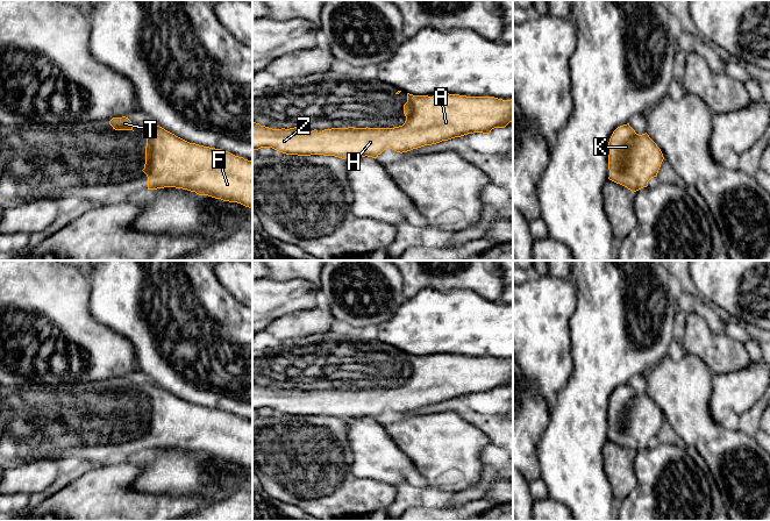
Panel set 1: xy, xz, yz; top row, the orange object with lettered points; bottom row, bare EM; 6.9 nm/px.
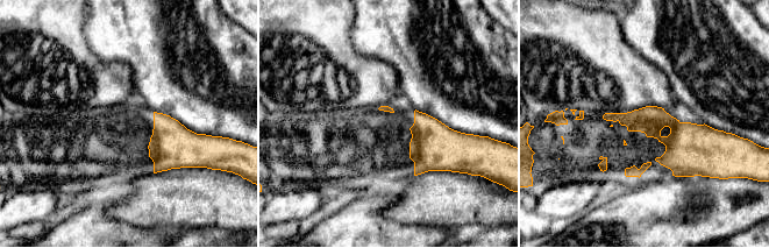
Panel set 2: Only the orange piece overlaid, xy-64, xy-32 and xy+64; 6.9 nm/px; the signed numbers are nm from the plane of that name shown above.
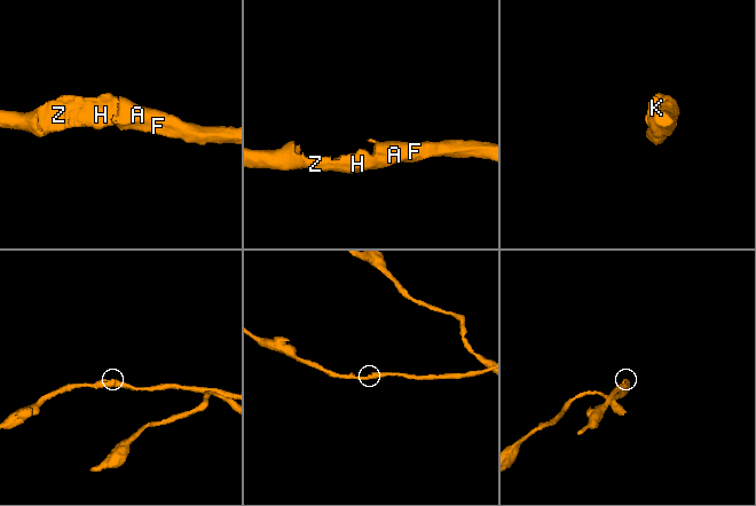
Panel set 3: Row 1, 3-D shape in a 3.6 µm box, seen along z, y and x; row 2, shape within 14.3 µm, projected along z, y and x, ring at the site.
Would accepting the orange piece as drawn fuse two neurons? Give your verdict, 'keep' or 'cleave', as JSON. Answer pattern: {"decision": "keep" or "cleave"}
{"decision": "keep"}

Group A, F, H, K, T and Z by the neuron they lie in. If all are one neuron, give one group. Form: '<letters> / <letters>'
A F H K T Z

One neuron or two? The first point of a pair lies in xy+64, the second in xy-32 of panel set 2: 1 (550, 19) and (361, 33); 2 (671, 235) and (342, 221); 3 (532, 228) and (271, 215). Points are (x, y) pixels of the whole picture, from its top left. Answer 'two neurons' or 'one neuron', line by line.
1: two neurons
2: one neuron
3: two neurons

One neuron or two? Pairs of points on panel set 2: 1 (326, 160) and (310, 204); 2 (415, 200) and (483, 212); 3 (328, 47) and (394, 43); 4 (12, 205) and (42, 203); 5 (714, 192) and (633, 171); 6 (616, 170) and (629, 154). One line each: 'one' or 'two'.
1: two
2: one
3: two
4: one
5: two
6: one

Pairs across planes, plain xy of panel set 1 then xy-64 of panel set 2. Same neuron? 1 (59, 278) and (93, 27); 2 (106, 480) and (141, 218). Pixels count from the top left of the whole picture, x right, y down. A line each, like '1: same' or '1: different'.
1: different
2: different

